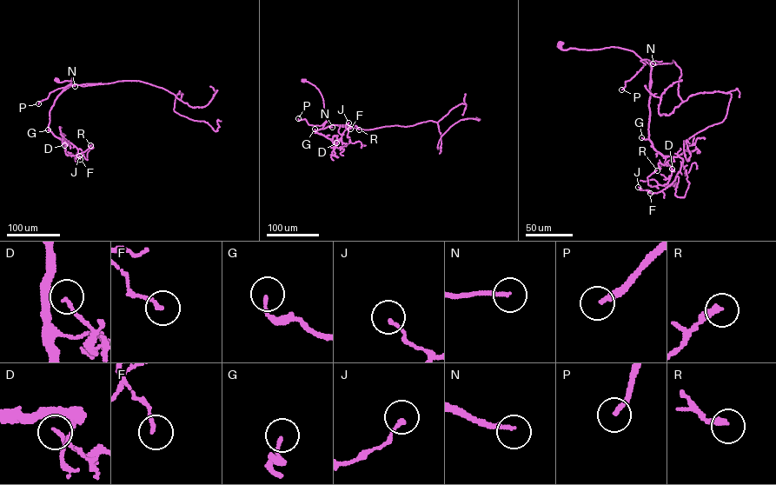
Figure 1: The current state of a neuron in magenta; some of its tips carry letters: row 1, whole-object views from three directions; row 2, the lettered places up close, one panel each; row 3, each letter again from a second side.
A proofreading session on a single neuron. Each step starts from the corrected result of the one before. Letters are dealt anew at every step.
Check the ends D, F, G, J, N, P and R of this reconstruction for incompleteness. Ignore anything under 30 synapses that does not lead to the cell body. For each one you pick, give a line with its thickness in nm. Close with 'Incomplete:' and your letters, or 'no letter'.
N: Thickness 160 nm
P: Thickness 200 nm
Incomplete: N, P

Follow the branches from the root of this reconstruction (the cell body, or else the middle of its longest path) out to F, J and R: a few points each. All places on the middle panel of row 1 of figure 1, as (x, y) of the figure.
F: (303, 80), (318, 89), (323, 102), (326, 121), (314, 132), (339, 148), (350, 142), (350, 129)
J: (303, 80), (318, 89), (323, 102), (326, 121), (314, 132), (339, 148), (350, 142), (348, 122)
R: (303, 80), (318, 89), (323, 102), (326, 121), (314, 132), (337, 142), (348, 128), (359, 129)

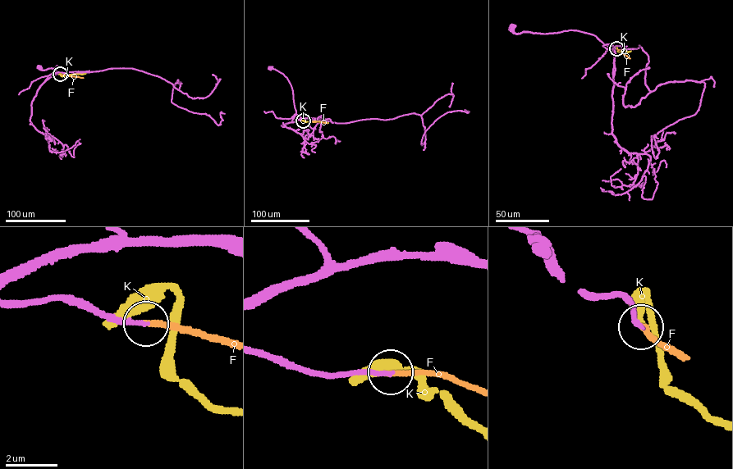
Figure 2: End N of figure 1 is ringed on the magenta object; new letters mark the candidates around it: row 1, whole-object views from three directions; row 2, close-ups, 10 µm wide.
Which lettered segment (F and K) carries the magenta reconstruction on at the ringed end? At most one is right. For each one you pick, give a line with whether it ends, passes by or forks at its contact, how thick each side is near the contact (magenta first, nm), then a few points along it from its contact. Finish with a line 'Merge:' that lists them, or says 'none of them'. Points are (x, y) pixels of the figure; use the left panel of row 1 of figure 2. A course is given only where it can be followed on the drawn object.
F: It ends there. Thickness 180 nm (magenta) against 200 nm. Its course: (60, 74), (83, 78)
Merge: F

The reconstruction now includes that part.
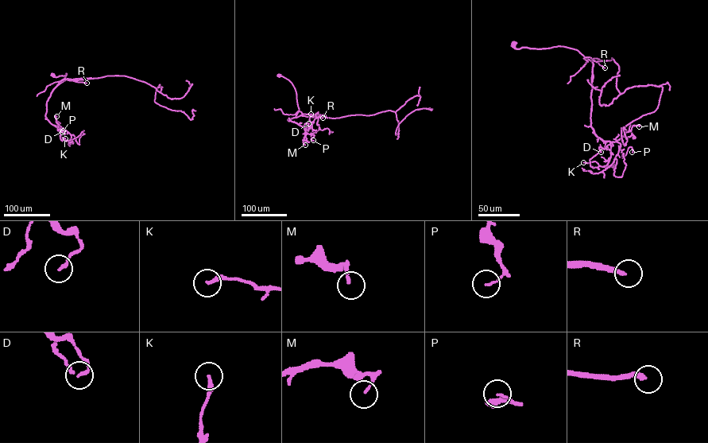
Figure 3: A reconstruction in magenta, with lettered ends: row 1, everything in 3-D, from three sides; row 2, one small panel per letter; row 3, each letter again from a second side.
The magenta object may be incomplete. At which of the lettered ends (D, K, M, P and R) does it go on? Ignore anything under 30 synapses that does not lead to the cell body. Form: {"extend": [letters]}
{"extend": ["R"]}

